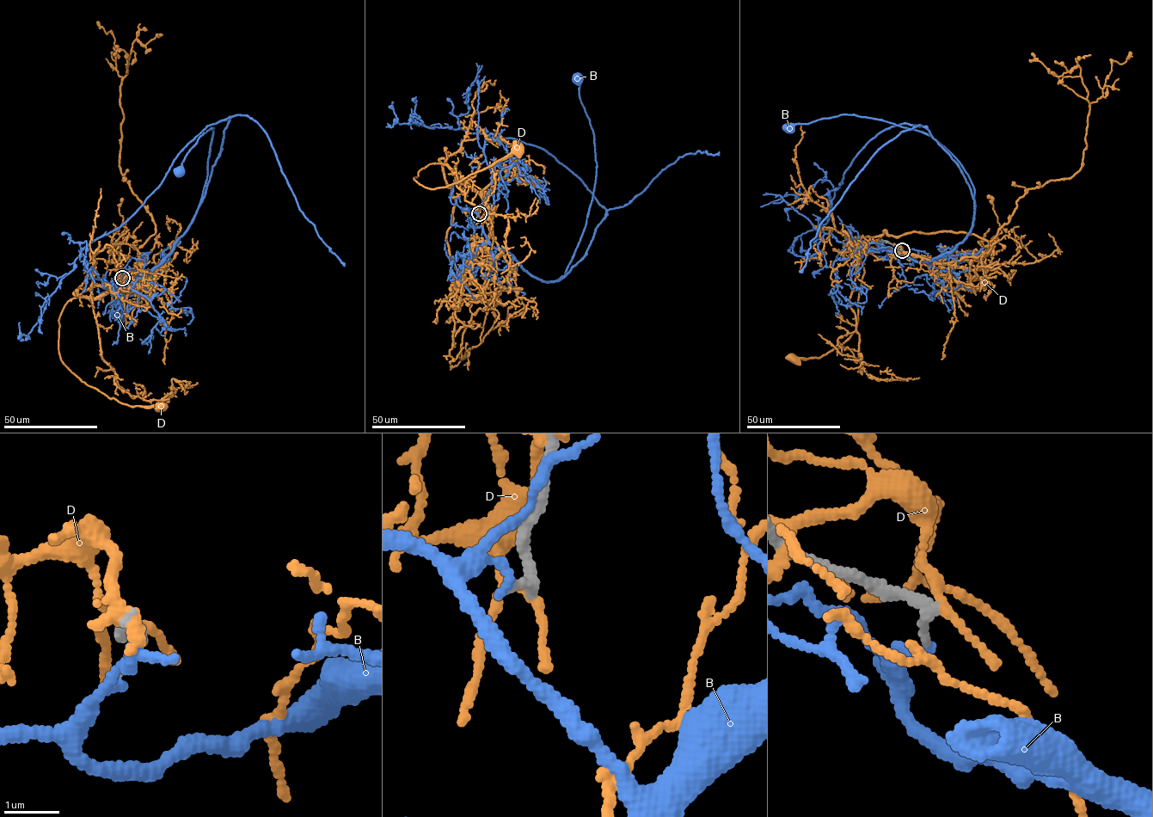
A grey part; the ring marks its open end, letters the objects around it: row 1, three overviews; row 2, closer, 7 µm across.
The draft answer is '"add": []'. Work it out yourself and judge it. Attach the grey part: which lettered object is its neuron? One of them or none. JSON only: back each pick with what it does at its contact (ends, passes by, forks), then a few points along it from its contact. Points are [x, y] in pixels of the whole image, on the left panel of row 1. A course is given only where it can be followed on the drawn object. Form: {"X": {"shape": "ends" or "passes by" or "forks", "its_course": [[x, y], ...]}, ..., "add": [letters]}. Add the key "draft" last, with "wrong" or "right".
{"add": [], "draft": "right"}

